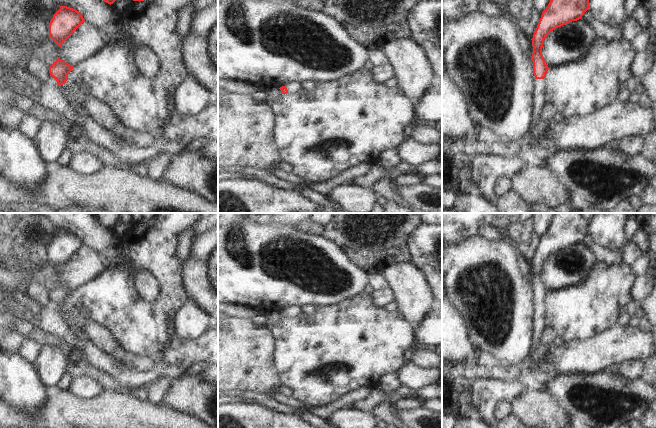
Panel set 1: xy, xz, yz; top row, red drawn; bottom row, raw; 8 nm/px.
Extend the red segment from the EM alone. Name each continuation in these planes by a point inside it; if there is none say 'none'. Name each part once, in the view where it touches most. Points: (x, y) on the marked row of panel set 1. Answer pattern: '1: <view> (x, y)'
1: yz (539, 101)

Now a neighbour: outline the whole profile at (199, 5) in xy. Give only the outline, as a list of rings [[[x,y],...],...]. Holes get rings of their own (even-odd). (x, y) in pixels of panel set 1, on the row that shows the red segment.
[[[195,0],[193,1],[195,12],[203,11],[204,9],[211,7],[217,0]]]

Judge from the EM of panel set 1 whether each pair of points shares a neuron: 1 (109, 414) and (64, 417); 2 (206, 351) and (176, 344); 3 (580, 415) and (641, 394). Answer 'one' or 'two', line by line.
1: one
2: one
3: one

